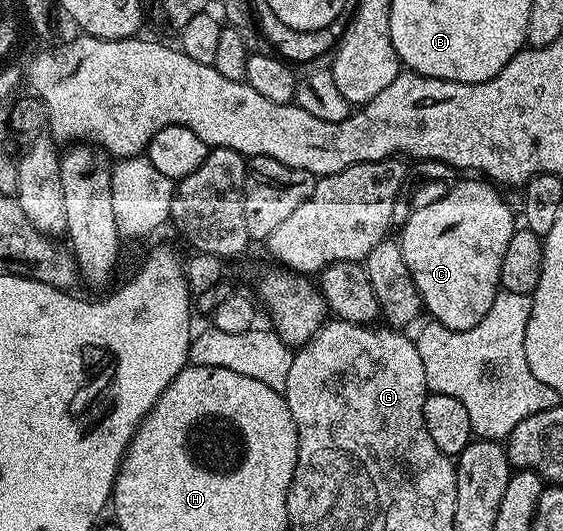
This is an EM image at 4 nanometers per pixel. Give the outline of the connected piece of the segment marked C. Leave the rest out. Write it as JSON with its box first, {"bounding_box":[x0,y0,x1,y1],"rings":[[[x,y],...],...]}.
{"bounding_box":[399,181,511,331],"rings":[[[489,181],[481,183],[452,184],[453,191],[445,195],[445,199],[433,199],[429,207],[414,210],[399,227],[399,244],[403,261],[406,262],[409,275],[413,278],[424,310],[436,322],[442,323],[452,331],[466,331],[468,327],[477,324],[478,319],[485,316],[485,311],[491,309],[495,289],[501,285],[501,254],[507,250],[507,241],[511,234],[509,227],[509,211],[501,207],[501,195]]]}

